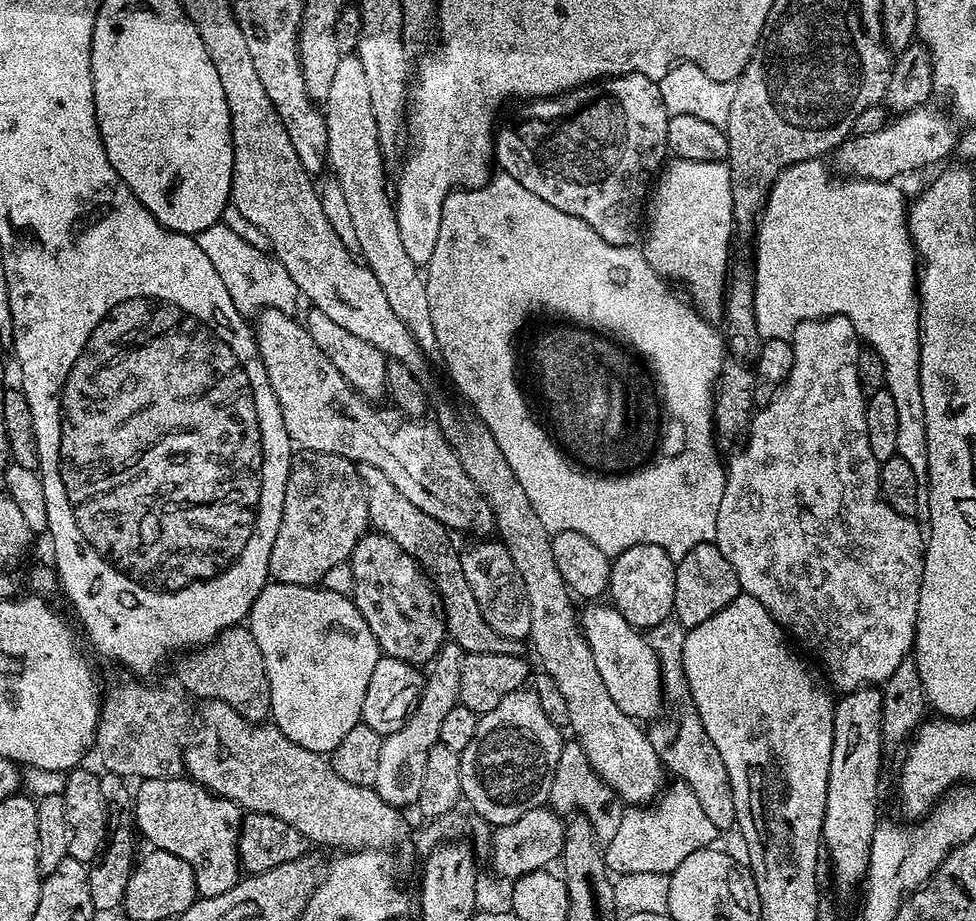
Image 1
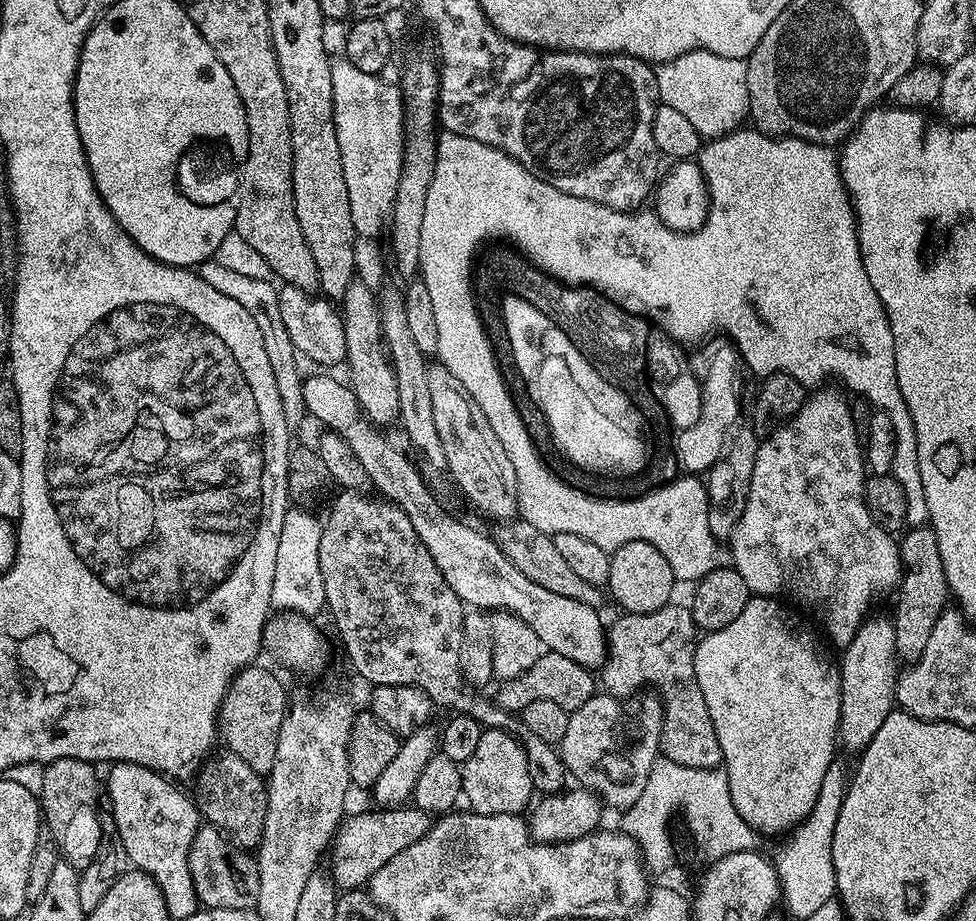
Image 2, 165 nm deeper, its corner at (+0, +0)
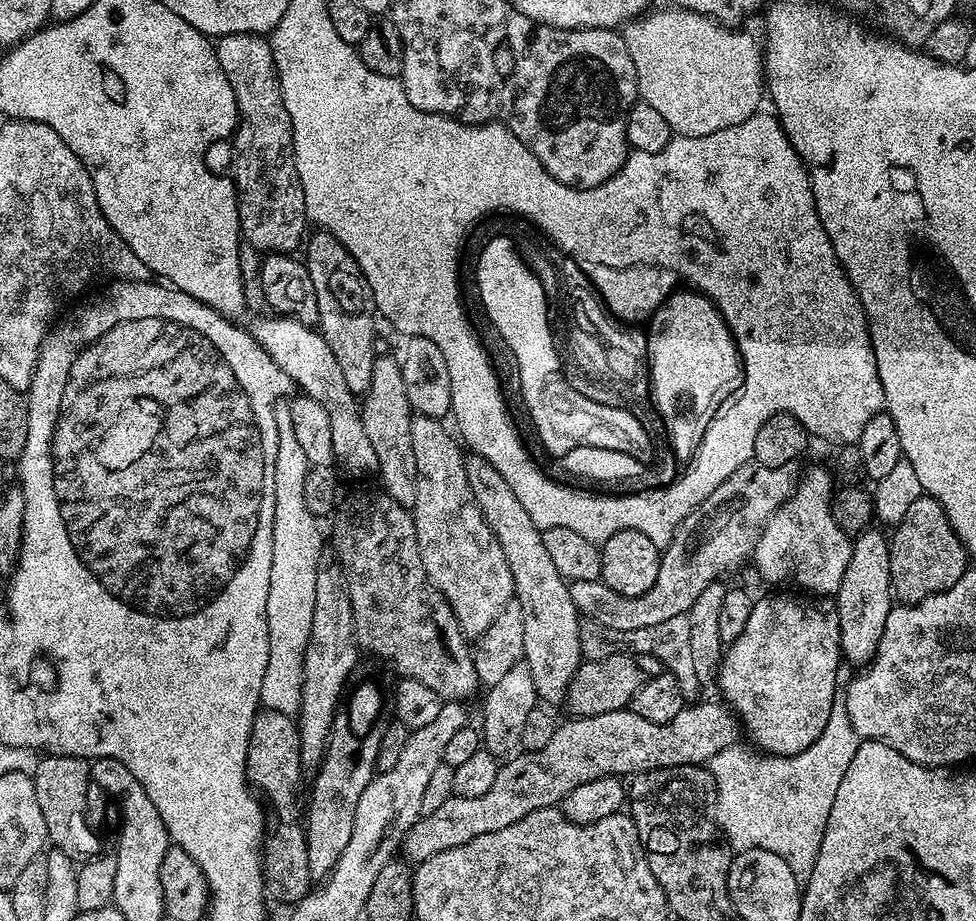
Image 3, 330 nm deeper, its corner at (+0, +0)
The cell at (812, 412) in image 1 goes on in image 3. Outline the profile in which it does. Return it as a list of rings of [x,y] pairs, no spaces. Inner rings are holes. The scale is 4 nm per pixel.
[[[826,467],[812,468],[808,473],[799,477],[796,489],[792,492],[792,497],[786,503],[780,505],[780,509],[775,512],[766,522],[766,526],[762,530],[762,538],[758,538],[758,546],[754,553],[754,565],[760,571],[760,576],[764,580],[769,580],[772,584],[797,584],[800,588],[805,588],[805,593],[811,594],[816,598],[832,598],[835,597],[838,586],[842,586],[842,574],[846,574],[846,562],[850,562],[850,554],[852,553],[852,540],[849,533],[842,531],[838,526],[838,522],[832,513],[832,501],[834,499],[834,476]]]

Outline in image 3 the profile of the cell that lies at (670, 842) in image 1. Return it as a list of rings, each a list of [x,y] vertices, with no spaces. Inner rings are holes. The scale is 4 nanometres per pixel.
[[[837,698],[826,722],[826,730],[822,730],[814,743],[798,754],[769,756],[751,747],[748,749],[741,746],[718,750],[718,754],[714,754],[706,766],[716,783],[714,819],[733,853],[749,852],[755,848],[770,850],[770,854],[778,854],[778,858],[782,858],[786,866],[794,870],[796,880],[811,880],[814,862],[818,862],[820,857],[822,834],[828,832],[828,819],[834,807],[834,798],[838,795],[838,785],[842,782],[842,774],[846,774],[846,769],[850,767],[854,750],[858,750],[861,739],[850,722],[850,714],[843,699]]]

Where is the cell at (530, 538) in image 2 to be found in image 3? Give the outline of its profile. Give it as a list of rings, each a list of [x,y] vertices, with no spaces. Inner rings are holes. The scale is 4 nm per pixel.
[[[755,462],[743,464],[676,527],[668,547],[663,549],[658,578],[646,594],[623,596],[610,590],[601,579],[590,582],[573,580],[568,584],[568,590],[576,611],[585,620],[593,620],[619,632],[646,630],[646,626],[658,626],[658,622],[687,614],[706,586],[717,583],[727,572],[738,571],[747,560],[749,563],[753,559],[766,522],[796,489],[796,470],[796,464],[777,468]]]

